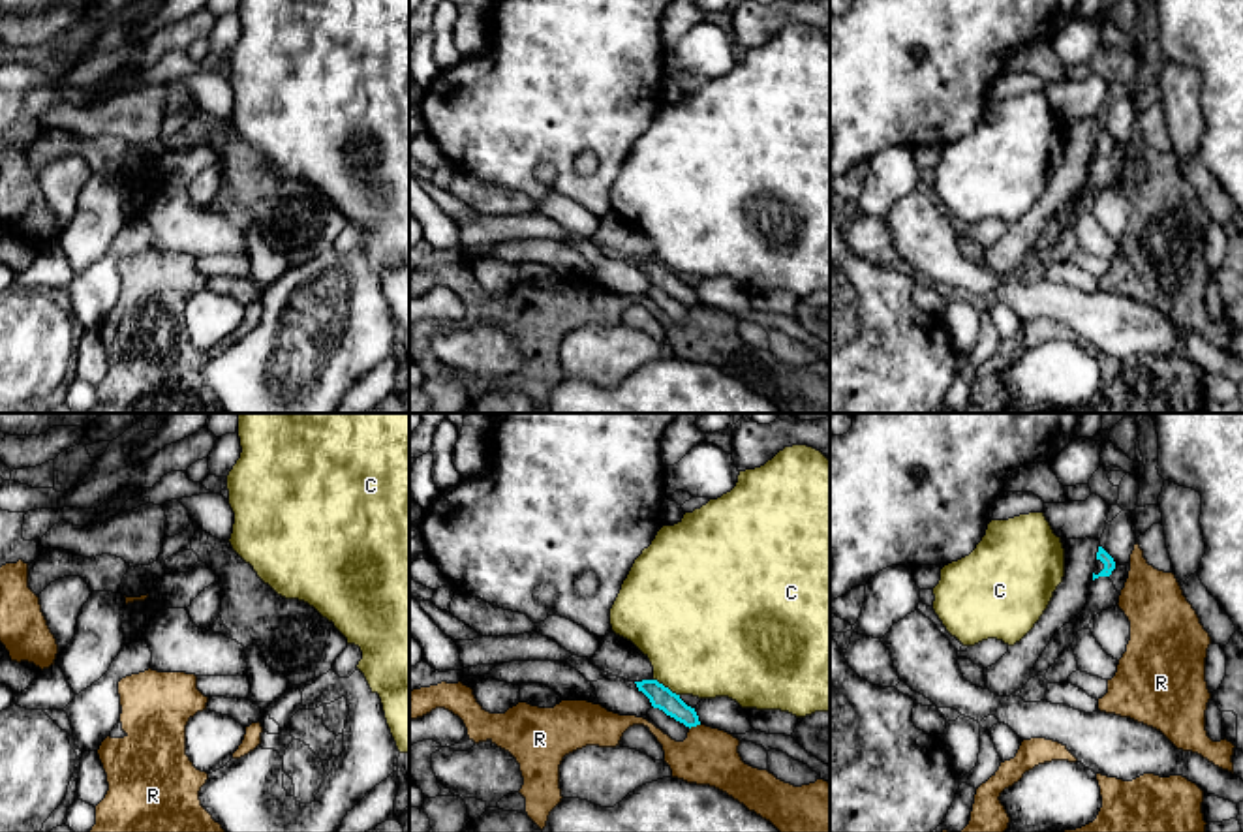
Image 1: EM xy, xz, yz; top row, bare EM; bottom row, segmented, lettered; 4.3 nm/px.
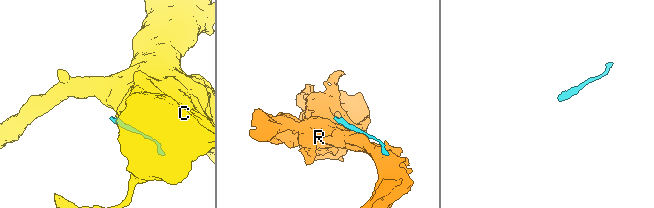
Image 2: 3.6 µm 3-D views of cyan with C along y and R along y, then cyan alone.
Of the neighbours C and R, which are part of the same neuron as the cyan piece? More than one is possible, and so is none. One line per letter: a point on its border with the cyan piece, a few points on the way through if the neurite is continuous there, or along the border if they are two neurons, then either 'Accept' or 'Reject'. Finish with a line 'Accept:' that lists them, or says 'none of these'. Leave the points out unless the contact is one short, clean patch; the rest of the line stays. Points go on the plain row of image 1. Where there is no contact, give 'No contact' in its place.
C: Touches cyan at xz (667, 267). Boundary: xz (654, 258), (678, 275). Reject
R: Touches cyan at xz (693, 305). Reject
Accept: none of these

